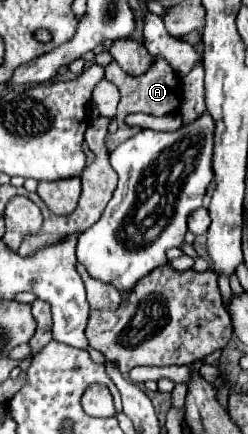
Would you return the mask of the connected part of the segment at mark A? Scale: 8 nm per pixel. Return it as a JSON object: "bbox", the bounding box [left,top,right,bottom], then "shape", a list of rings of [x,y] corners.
{"bbox":[106,58,182,152],"shape":[[[158,58],[156,64],[142,76],[130,76],[126,74],[116,62],[110,62],[106,66],[106,80],[110,80],[112,84],[116,84],[120,88],[120,104],[118,104],[118,114],[116,114],[116,122],[118,122],[118,132],[116,134],[108,134],[106,136],[106,148],[112,152],[118,144],[122,144],[124,140],[128,140],[130,136],[134,136],[138,132],[136,126],[128,126],[124,122],[124,118],[128,114],[134,112],[144,112],[144,114],[154,114],[154,116],[164,116],[164,114],[172,114],[180,110],[182,104],[182,82],[180,78],[174,74],[174,70],[166,64],[164,58]]]}

